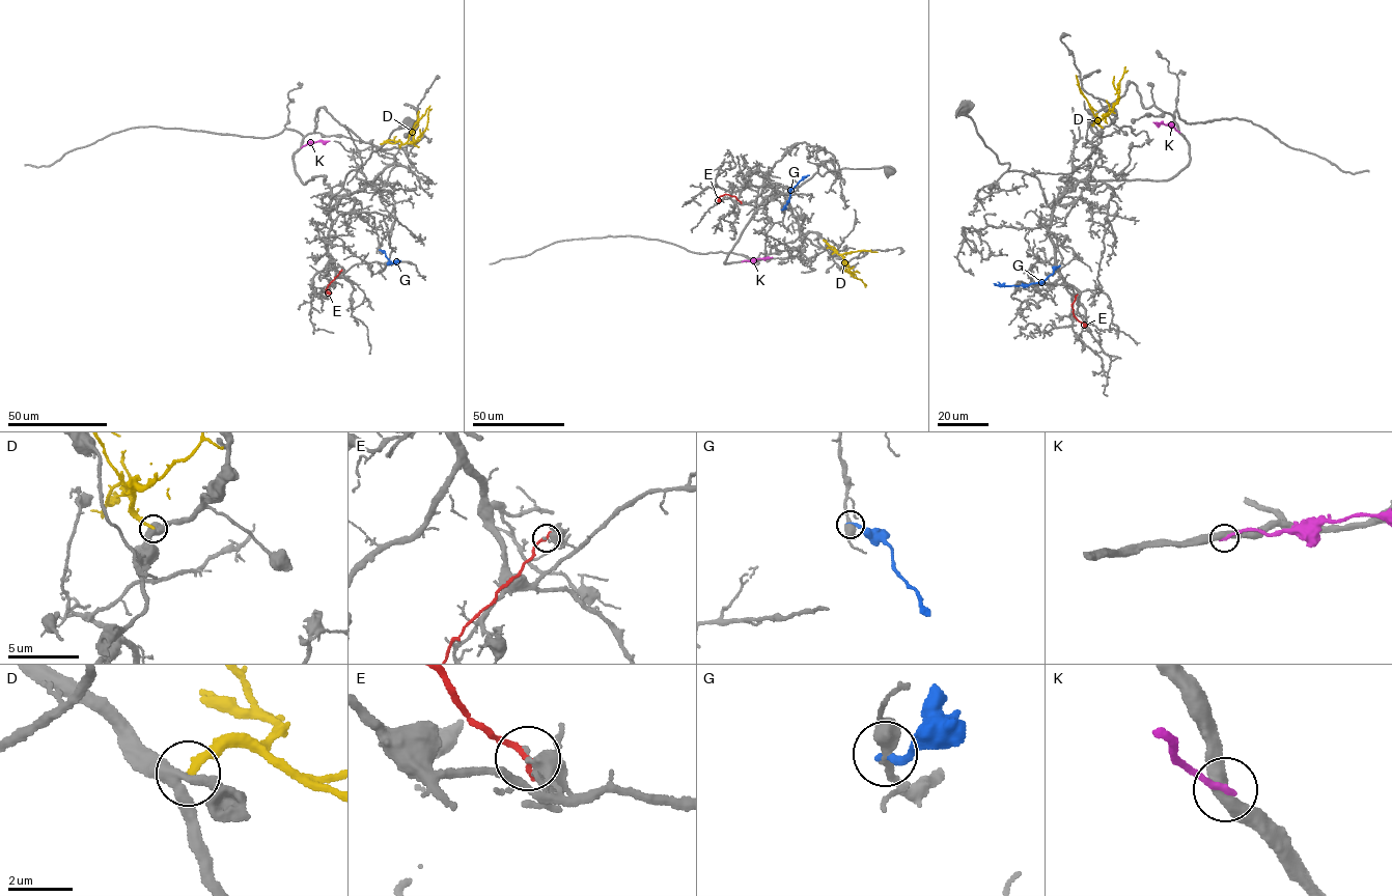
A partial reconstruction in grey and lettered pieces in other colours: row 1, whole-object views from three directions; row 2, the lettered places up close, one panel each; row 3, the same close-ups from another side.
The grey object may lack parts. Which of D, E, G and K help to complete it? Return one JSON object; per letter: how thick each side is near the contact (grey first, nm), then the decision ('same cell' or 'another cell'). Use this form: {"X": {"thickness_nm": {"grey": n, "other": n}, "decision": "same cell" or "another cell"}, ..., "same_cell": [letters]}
{"D": {"thickness_nm": {"grey": 320, "other": 240}, "decision": "another cell"}, "E": {"thickness_nm": {"grey": 320, "other": 200}, "decision": "another cell"}, "G": {"thickness_nm": {"grey": 360, "other": 260}, "decision": "another cell"}, "K": {"thickness_nm": {"grey": 480, "other": 200}, "decision": "another cell"}, "same_cell": []}

